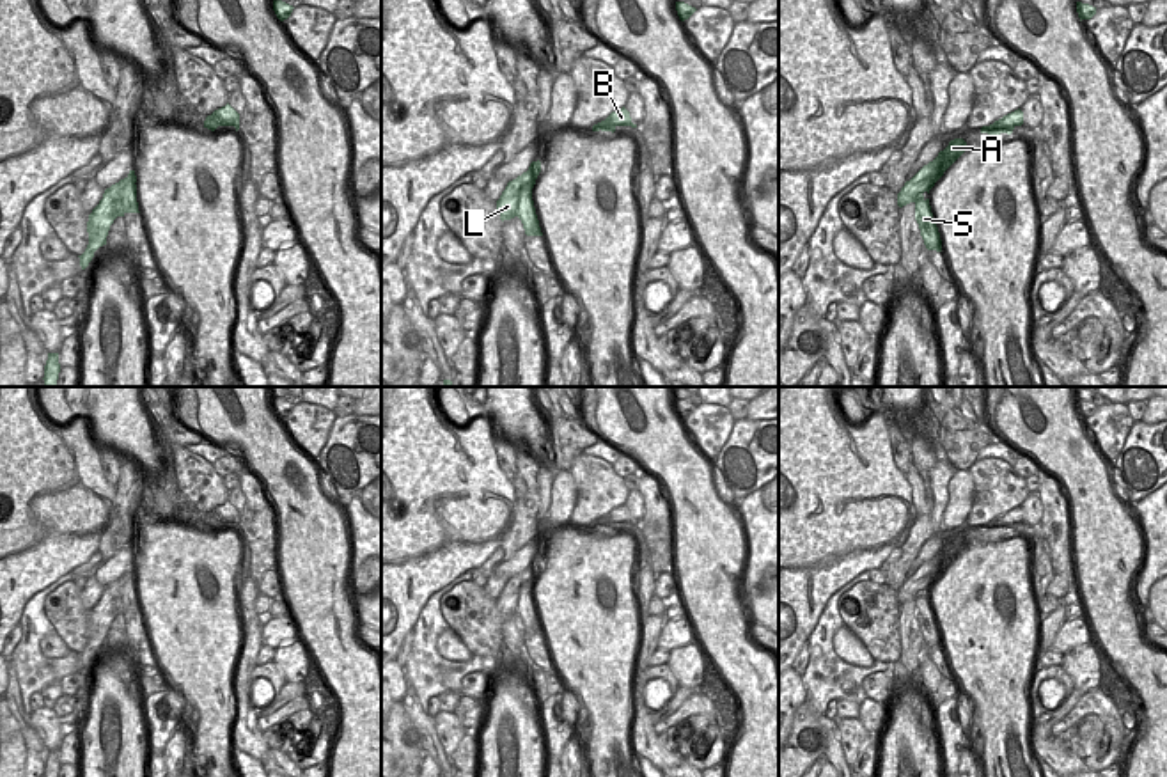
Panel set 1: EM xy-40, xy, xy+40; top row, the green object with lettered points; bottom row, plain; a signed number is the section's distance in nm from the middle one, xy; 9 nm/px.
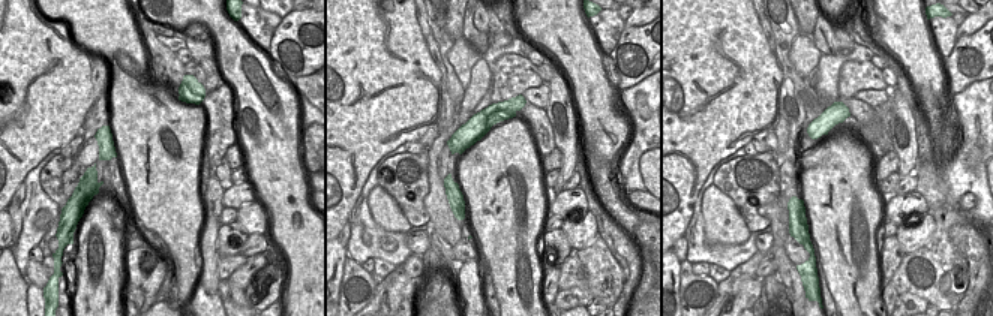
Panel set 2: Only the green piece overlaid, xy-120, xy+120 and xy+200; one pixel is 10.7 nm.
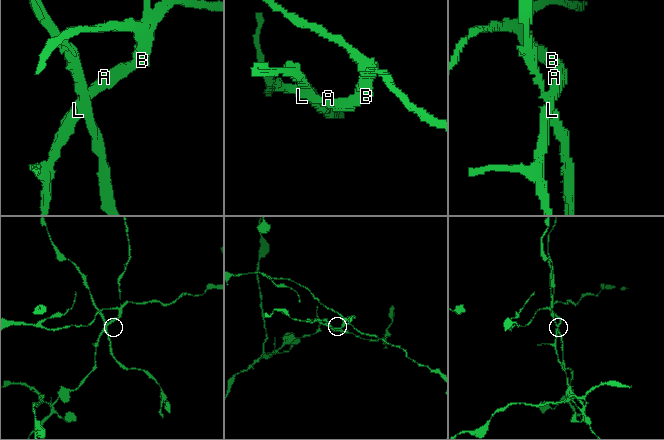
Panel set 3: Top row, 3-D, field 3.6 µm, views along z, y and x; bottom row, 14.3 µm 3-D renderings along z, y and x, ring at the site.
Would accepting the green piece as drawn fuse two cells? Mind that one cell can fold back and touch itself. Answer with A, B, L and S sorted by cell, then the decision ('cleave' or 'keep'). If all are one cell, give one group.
groups A B L / S; cleave

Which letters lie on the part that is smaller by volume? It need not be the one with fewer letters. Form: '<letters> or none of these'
S.

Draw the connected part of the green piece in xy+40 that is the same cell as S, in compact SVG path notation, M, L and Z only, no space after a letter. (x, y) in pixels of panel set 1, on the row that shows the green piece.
M919 197L915 200L915 220L919 224L926 248L942 252L942 239L931 213L929 199Z

